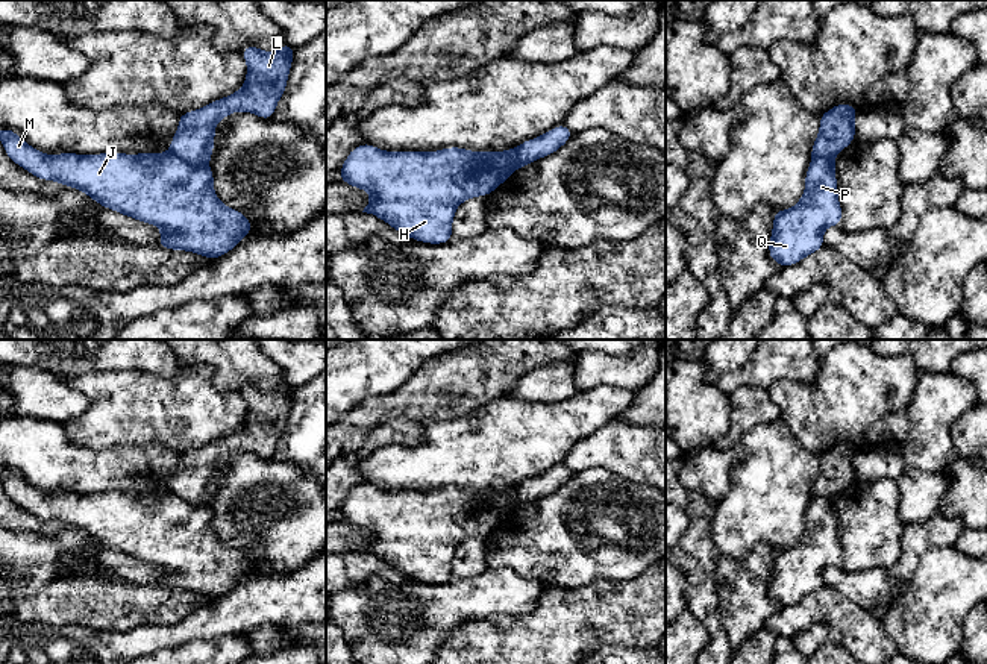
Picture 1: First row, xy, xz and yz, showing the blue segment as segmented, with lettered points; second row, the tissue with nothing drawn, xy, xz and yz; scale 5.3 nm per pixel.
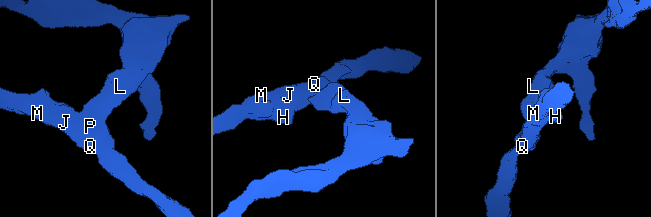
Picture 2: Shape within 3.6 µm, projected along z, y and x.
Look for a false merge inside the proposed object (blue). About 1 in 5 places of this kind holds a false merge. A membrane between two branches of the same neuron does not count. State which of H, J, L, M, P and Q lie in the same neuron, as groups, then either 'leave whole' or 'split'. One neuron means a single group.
H J M P Q / L | split

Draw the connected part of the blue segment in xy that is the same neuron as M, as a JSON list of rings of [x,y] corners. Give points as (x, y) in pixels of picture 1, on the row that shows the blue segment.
[[[0,130],[3,150],[17,165],[41,180],[55,180],[83,191],[105,209],[114,209],[162,230],[158,246],[170,250],[193,252],[215,259],[229,253],[252,233],[250,220],[238,209],[227,208],[214,193],[214,171],[183,162],[171,152],[124,155],[45,155],[29,146],[18,133]]]

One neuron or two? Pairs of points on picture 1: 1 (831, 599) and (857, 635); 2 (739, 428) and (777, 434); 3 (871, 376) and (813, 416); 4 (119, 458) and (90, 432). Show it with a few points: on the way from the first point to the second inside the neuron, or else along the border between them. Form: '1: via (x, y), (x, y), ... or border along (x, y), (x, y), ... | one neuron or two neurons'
1: via (837, 608), (855, 626) | one neuron
2: border along (780, 417), (755, 423), (739, 441) | two neurons
3: via (857, 390), (842, 405), (827, 411) | one neuron
4: border along (73, 441), (93, 449), (143, 444) | two neurons

